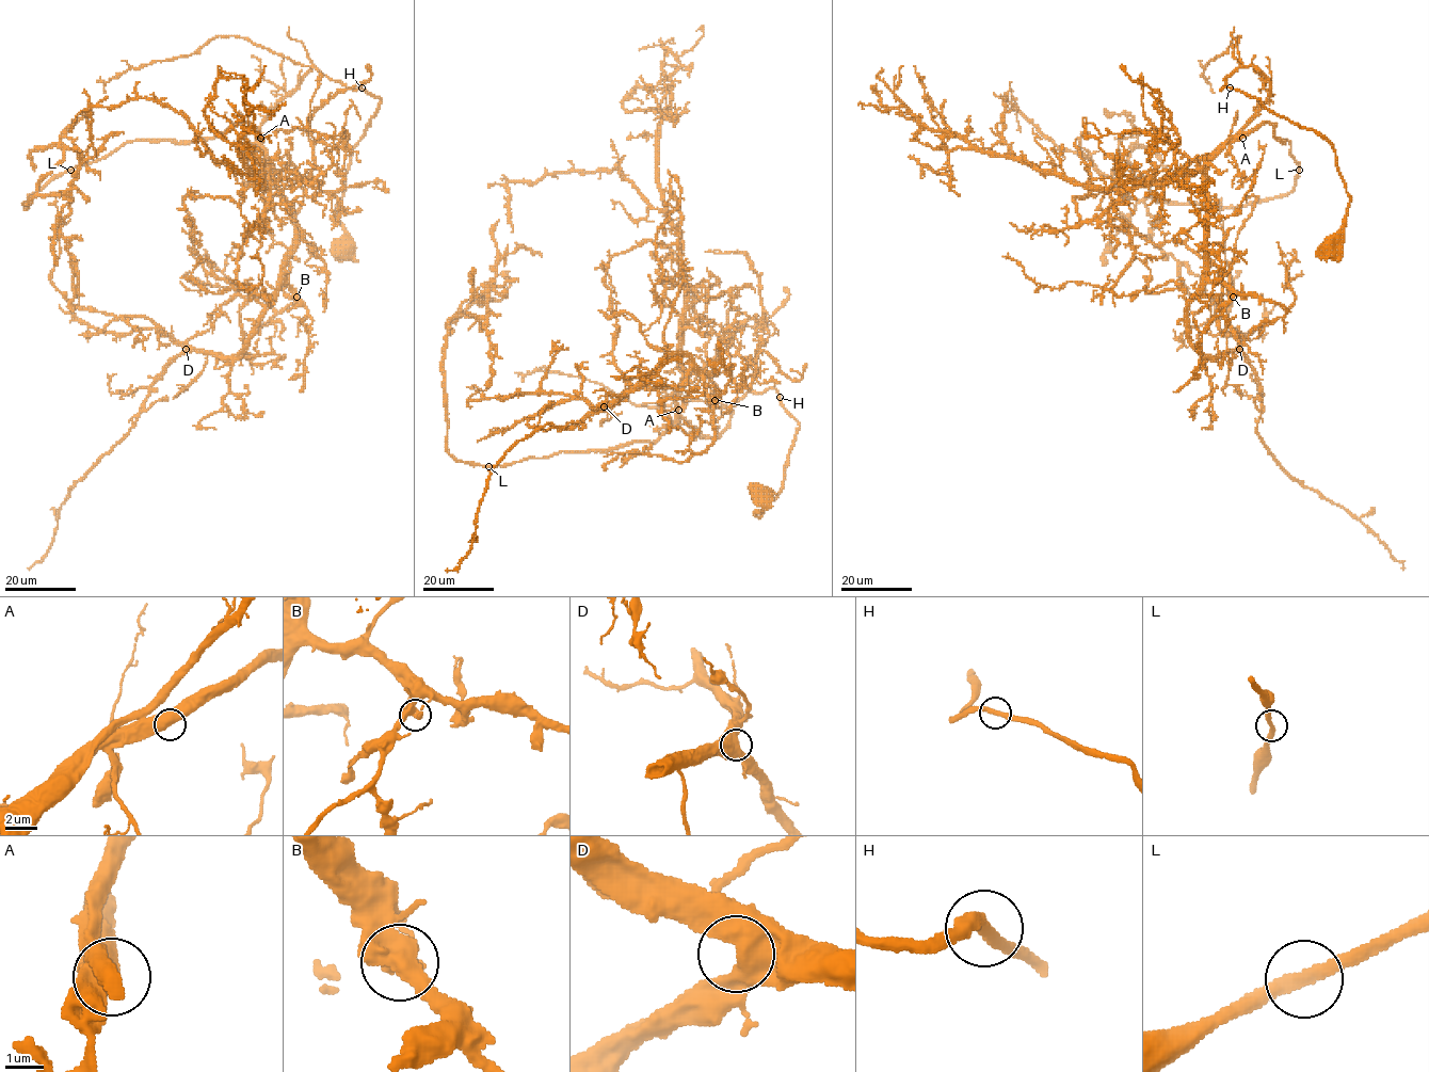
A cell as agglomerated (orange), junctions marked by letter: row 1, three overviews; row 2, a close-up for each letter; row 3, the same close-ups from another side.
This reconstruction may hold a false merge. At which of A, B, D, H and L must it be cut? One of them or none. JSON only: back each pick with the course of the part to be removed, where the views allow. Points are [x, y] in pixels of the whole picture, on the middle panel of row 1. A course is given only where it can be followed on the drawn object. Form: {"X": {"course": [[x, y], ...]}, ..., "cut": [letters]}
{"cut": []}

